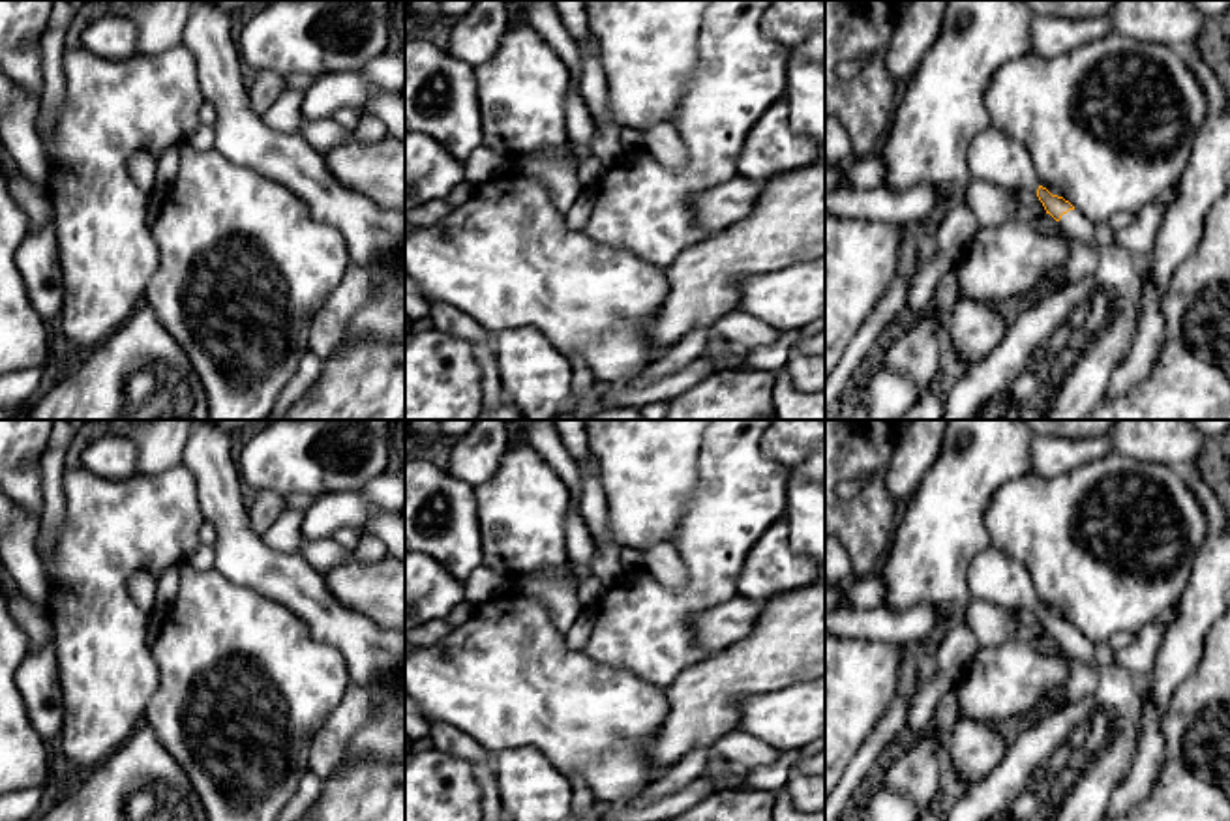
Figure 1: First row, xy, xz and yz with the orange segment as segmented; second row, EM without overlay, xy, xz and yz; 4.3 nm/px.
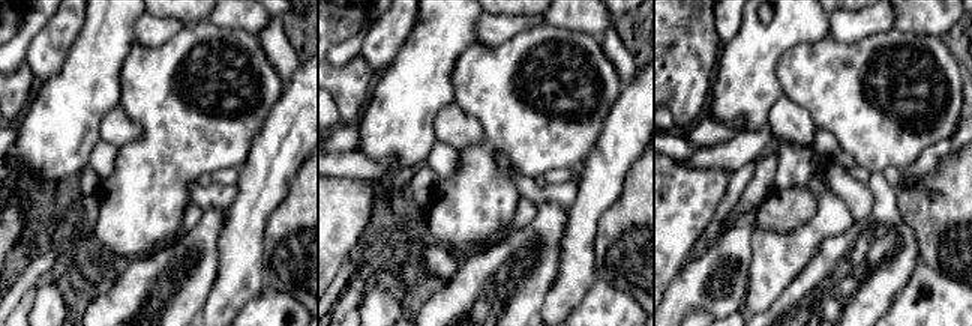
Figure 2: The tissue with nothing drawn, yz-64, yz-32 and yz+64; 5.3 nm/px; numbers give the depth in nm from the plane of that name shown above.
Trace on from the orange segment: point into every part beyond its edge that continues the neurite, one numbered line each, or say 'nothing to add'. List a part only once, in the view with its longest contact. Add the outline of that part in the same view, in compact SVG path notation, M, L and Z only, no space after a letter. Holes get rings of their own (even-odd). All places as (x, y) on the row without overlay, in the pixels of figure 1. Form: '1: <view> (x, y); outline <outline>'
1: yz (996, 578); outline M988 547L973 560L968 585L973 598L986 600L1003 609L1039 609L1037 592L1024 566L996 547Z
2: yz (1075, 645); outline M1069 630L1059 639L1061 649L1069 658L1086 662L1097 667L1095 662L1095 643L1084 637L1078 630Z

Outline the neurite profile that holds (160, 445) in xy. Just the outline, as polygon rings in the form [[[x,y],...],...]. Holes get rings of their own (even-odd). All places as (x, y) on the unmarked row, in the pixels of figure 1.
[[[107,420],[111,433],[133,440],[137,448],[137,474],[159,474],[184,463],[189,420]]]

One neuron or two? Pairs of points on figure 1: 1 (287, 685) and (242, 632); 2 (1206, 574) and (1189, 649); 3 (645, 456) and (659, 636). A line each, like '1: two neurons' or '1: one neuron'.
1: one neuron
2: one neuron
3: two neurons

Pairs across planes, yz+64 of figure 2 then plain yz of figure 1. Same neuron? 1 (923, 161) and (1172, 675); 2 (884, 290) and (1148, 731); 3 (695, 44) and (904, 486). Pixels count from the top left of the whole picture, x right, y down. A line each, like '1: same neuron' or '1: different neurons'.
1: different neurons
2: different neurons
3: different neurons

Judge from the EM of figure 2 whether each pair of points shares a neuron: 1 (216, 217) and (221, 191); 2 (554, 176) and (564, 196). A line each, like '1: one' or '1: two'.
1: two
2: two

